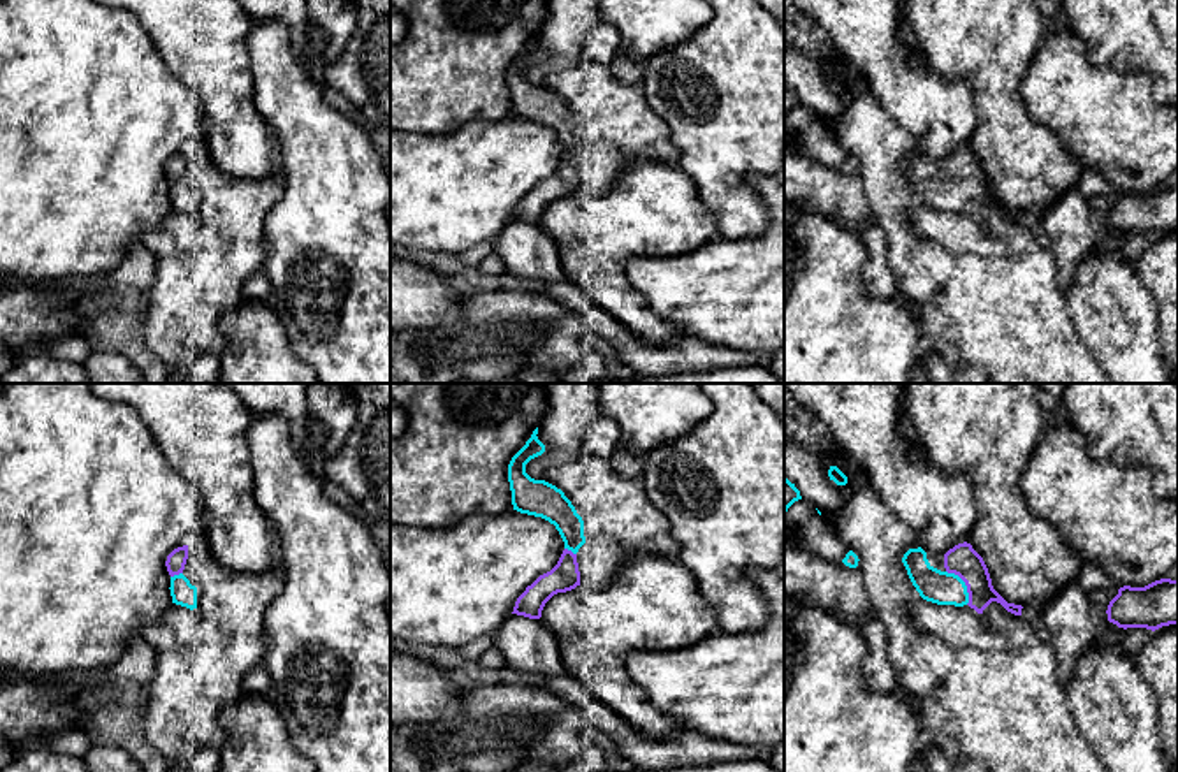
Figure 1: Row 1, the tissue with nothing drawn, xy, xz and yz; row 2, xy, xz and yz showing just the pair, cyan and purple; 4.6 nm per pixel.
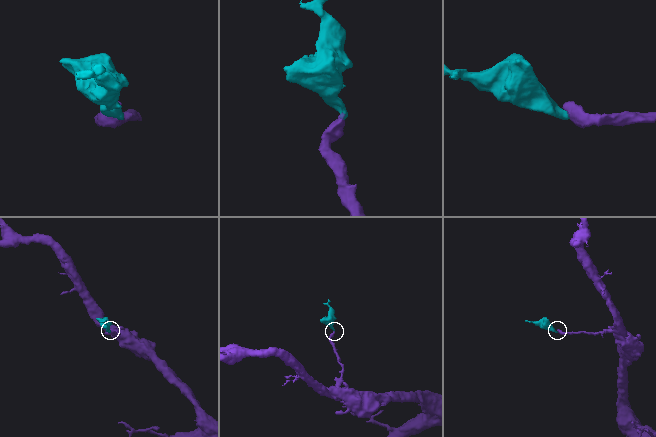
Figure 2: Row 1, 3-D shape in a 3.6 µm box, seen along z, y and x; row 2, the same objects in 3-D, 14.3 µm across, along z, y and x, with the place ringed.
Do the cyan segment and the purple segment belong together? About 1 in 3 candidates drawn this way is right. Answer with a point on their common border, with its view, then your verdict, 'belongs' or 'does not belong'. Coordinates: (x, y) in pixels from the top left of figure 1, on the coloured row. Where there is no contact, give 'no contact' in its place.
contact yz (964, 584); belongs

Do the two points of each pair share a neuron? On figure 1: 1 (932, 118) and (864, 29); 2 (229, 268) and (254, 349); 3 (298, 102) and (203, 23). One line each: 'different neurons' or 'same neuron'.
1: same neuron
2: different neurons
3: different neurons

